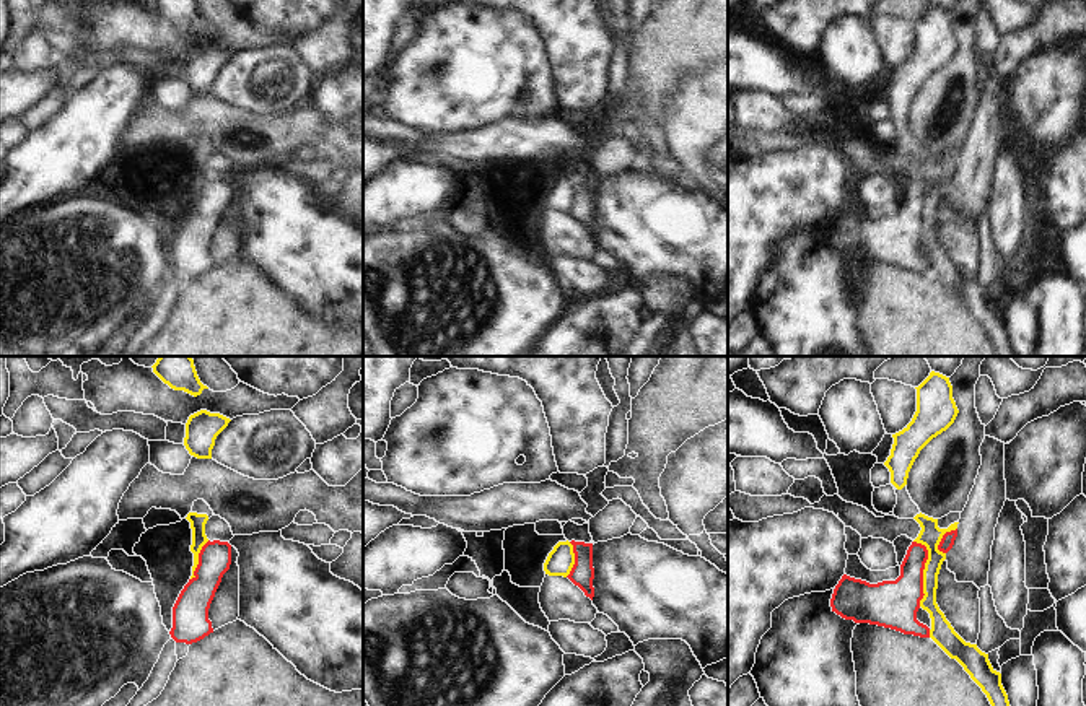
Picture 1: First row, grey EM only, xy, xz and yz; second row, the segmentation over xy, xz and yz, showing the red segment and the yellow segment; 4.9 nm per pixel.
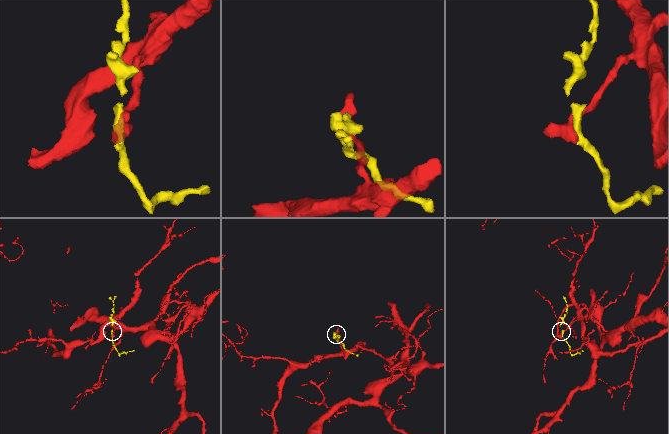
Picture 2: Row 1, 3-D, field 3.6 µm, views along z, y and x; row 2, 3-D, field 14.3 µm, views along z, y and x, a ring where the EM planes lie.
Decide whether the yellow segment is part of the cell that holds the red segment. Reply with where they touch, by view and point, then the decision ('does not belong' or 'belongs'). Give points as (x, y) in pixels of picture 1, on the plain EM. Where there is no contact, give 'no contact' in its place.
yz (922, 207) | does not belong

